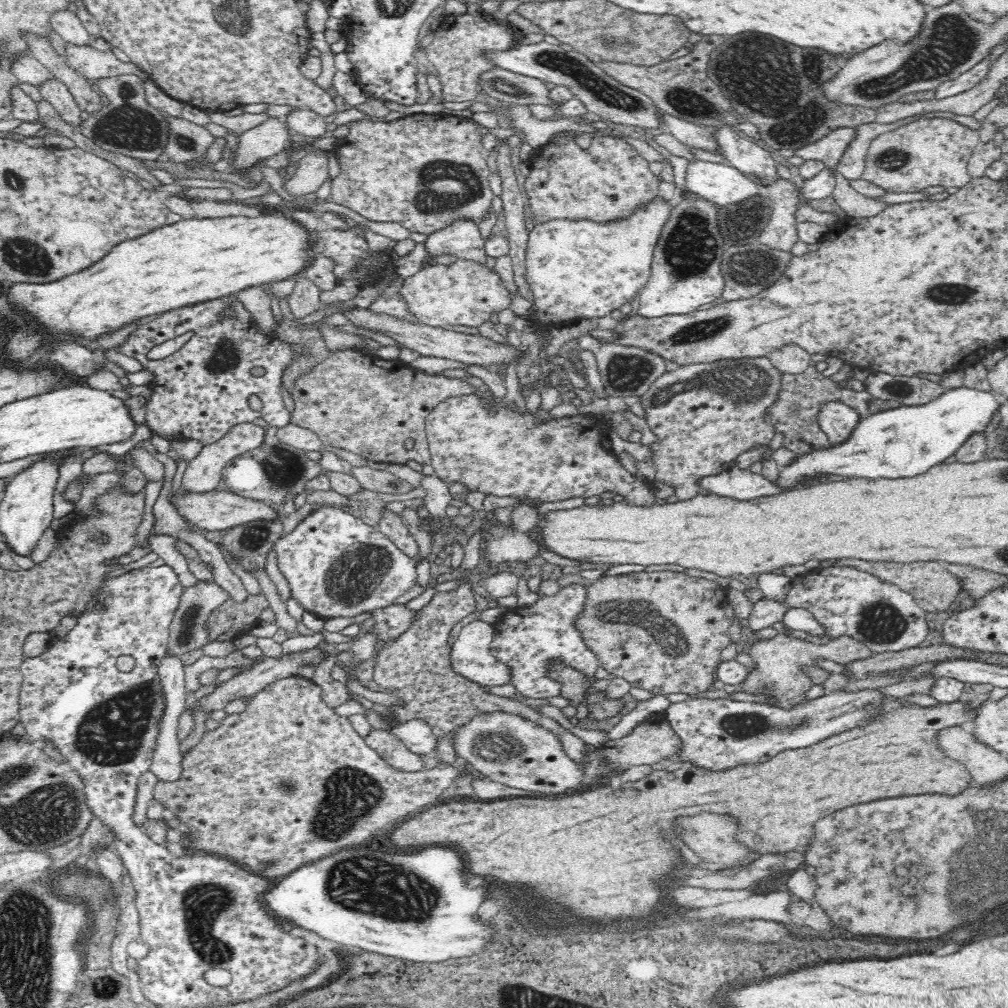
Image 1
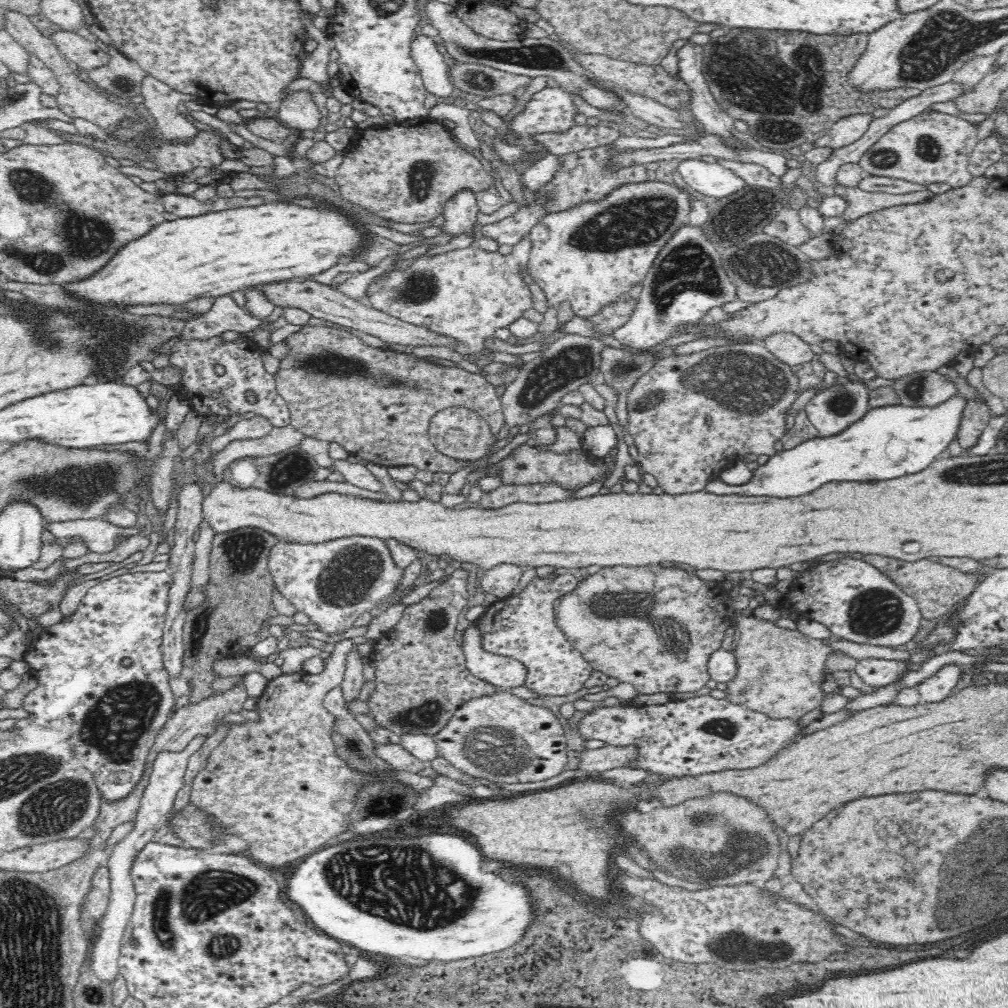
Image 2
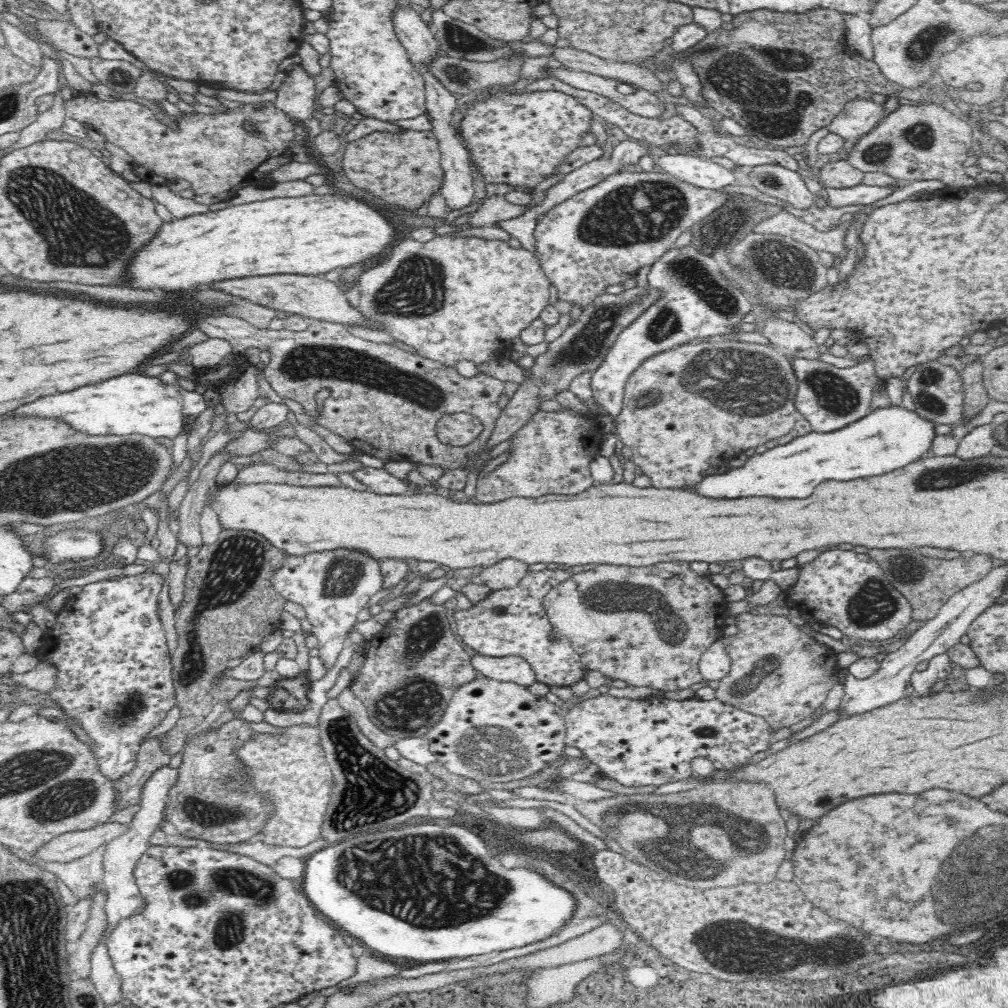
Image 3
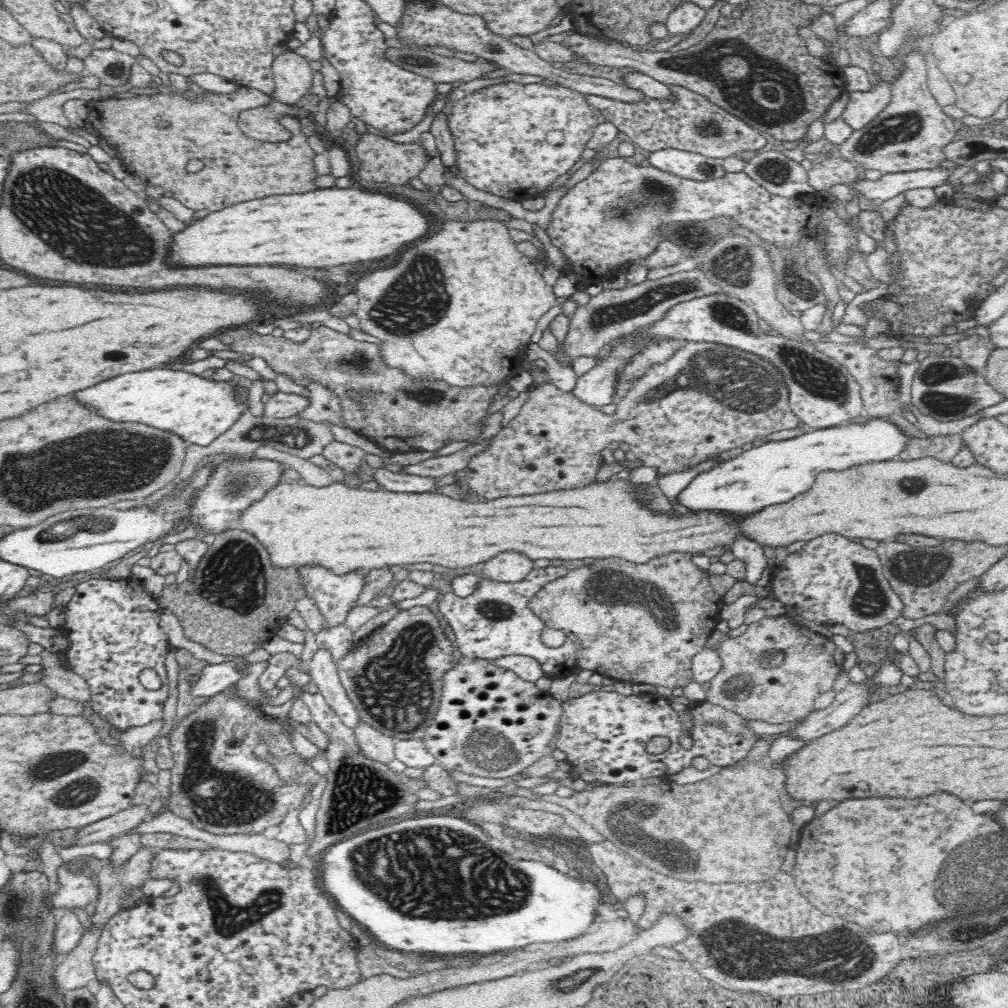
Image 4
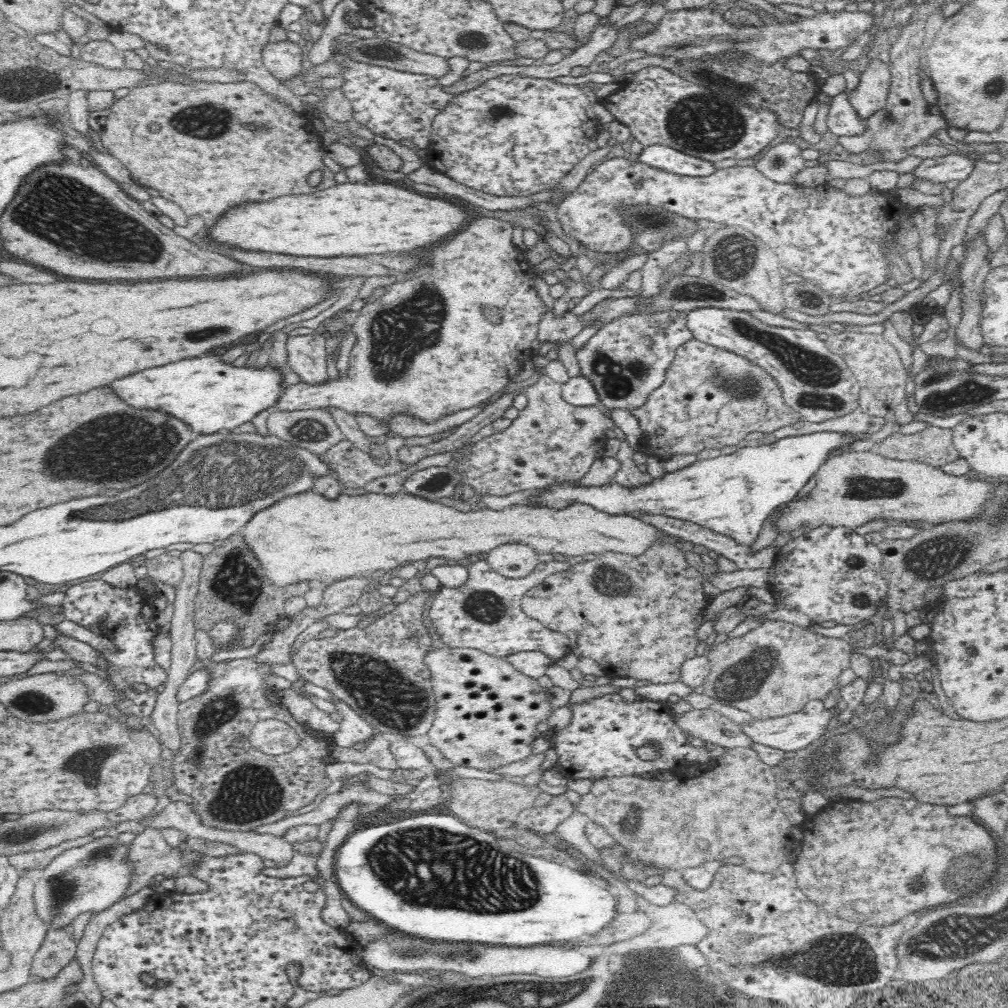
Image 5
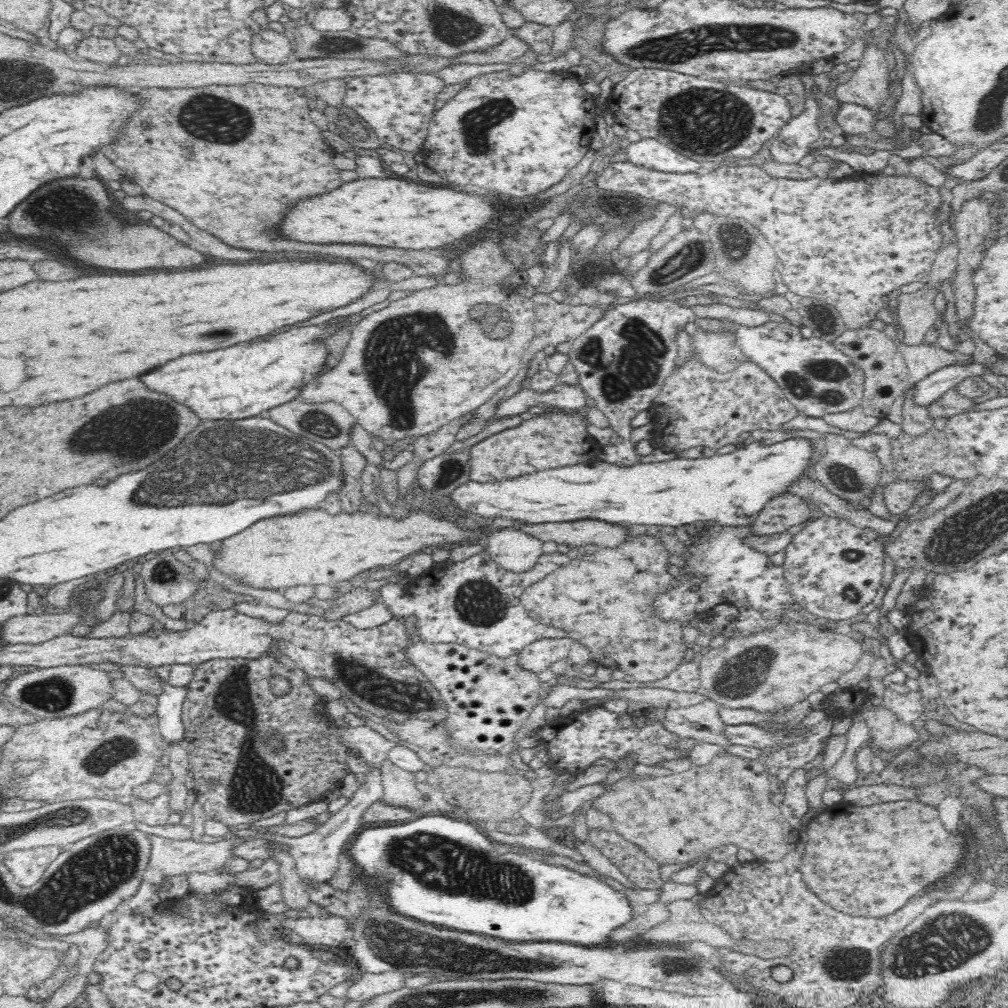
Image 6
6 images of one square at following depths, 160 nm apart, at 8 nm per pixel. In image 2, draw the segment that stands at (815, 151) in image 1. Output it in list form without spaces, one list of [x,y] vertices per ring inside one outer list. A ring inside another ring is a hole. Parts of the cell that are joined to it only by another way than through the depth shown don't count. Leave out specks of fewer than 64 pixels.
[[[870,112],[844,116],[838,122],[834,122],[824,136],[817,138],[815,145],[816,147],[828,147],[834,150],[853,144],[856,140],[862,138],[872,120],[873,115]]]

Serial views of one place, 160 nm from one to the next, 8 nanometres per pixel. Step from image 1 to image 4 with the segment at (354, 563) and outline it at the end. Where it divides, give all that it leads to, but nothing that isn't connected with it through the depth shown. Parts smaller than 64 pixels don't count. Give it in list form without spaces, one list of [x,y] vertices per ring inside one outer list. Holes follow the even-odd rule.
[[[312,565],[301,568],[299,574],[303,576],[306,596],[316,600],[320,612],[325,616],[326,626],[343,625],[346,614],[354,608],[354,600],[364,586],[362,578],[365,572],[336,575],[320,565]],[[318,650],[311,661],[310,676],[318,687],[318,693],[342,719],[346,727],[355,730],[362,722],[355,704],[342,687],[333,657],[328,650]]]

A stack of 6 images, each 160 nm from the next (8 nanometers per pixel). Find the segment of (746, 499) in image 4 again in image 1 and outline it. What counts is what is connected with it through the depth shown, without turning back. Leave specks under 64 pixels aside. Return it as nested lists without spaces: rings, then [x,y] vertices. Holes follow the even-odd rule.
[[[954,387],[946,389],[938,398],[921,404],[920,406],[900,406],[891,408],[862,418],[852,435],[844,442],[828,446],[828,448],[816,448],[808,454],[800,454],[790,464],[780,466],[776,479],[776,486],[782,488],[794,488],[798,484],[804,484],[808,480],[814,480],[822,474],[834,474],[834,476],[856,476],[856,478],[912,478],[918,474],[928,472],[932,466],[944,463],[945,458],[952,456],[968,436],[973,433],[982,433],[992,414],[998,410],[998,406],[1005,399],[995,393],[969,389],[968,387]]]

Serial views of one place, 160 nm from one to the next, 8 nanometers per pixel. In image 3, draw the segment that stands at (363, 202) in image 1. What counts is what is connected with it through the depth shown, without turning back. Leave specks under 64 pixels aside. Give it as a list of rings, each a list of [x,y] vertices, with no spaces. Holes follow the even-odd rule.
[[[431,130],[373,131],[346,146],[342,166],[342,175],[354,186],[415,213],[423,202],[428,203],[433,192],[439,191],[444,175],[439,144]]]

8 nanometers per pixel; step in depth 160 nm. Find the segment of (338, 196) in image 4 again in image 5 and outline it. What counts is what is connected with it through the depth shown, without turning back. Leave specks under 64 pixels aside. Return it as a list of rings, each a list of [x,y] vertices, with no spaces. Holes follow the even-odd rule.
[[[338,184],[338,186],[332,186],[332,188],[326,188],[326,190],[320,190],[316,194],[302,194],[302,196],[284,196],[284,198],[276,198],[272,202],[256,202],[248,203],[246,206],[238,206],[234,210],[230,210],[216,226],[209,229],[209,234],[218,240],[218,242],[224,242],[224,244],[232,244],[232,246],[238,246],[238,248],[244,248],[244,250],[258,250],[258,252],[280,252],[280,254],[294,254],[294,256],[324,256],[324,258],[330,258],[330,256],[364,256],[364,254],[386,254],[386,252],[404,252],[404,250],[416,250],[416,248],[422,248],[426,244],[432,244],[436,240],[442,240],[450,234],[455,234],[468,222],[469,212],[467,212],[463,206],[457,203],[446,202],[446,200],[440,200],[440,198],[426,198],[422,194],[416,194],[416,192],[410,192],[410,190],[404,190],[400,186],[394,186],[394,184]]]

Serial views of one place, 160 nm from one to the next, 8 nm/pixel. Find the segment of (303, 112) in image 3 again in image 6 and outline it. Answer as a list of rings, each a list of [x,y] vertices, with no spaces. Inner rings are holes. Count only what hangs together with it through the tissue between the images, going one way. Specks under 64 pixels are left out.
[[[261,28],[260,32],[252,37],[251,49],[259,62],[280,64],[288,60],[292,52],[292,44],[282,32]]]

